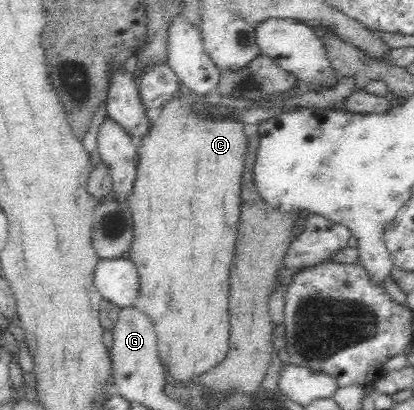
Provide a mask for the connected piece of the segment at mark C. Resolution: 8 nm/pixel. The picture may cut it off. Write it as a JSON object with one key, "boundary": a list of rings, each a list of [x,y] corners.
{"boundary":[[[177,93],[150,119],[141,148],[136,151],[139,160],[135,178],[125,200],[134,222],[129,258],[137,267],[140,282],[134,306],[151,320],[157,334],[158,356],[175,380],[189,380],[207,372],[229,352],[229,275],[241,212],[240,182],[249,151],[247,132],[251,129],[235,115],[219,117],[195,109],[194,102]]]}

